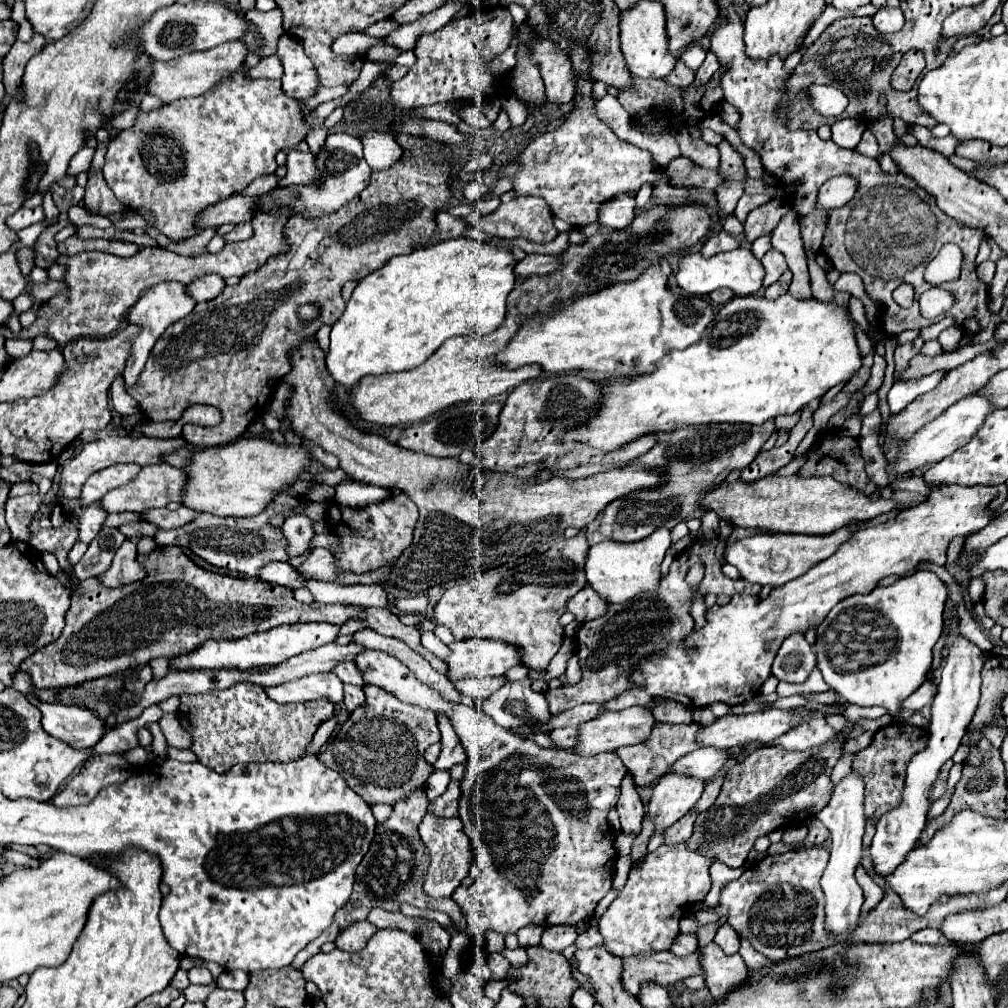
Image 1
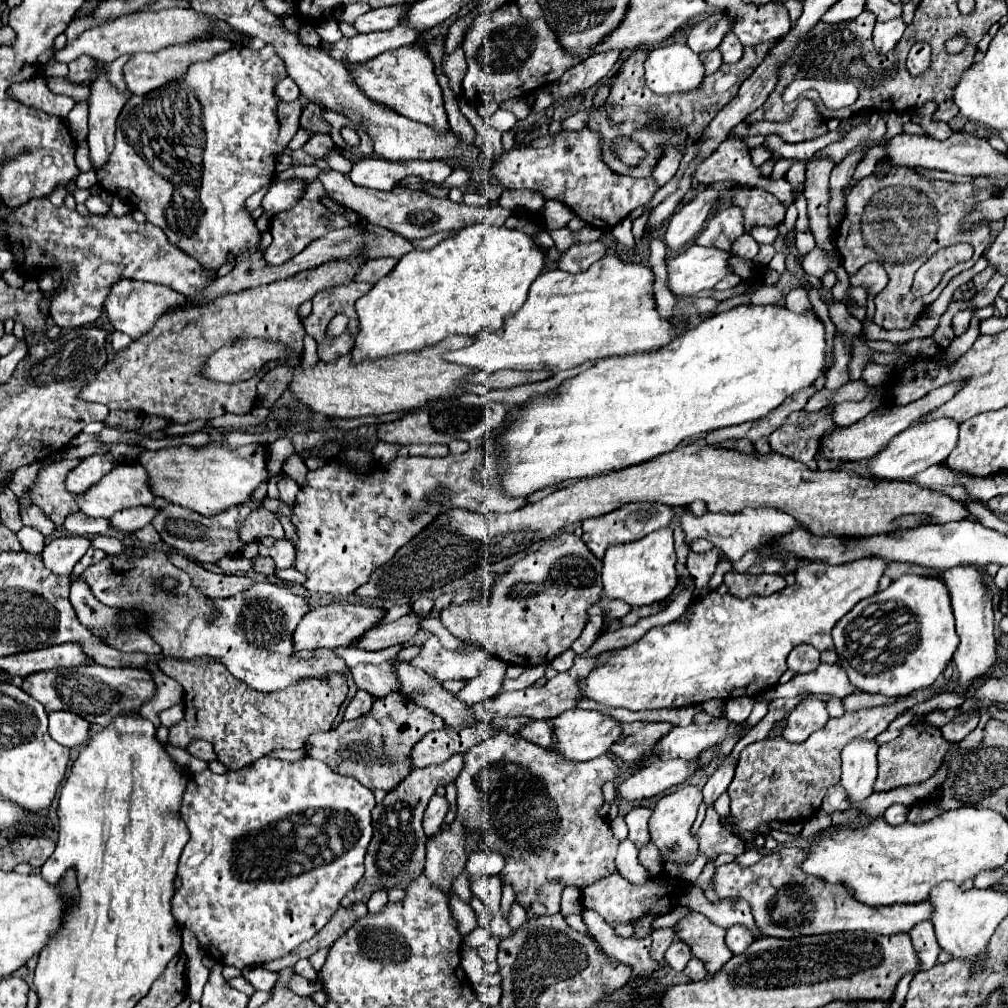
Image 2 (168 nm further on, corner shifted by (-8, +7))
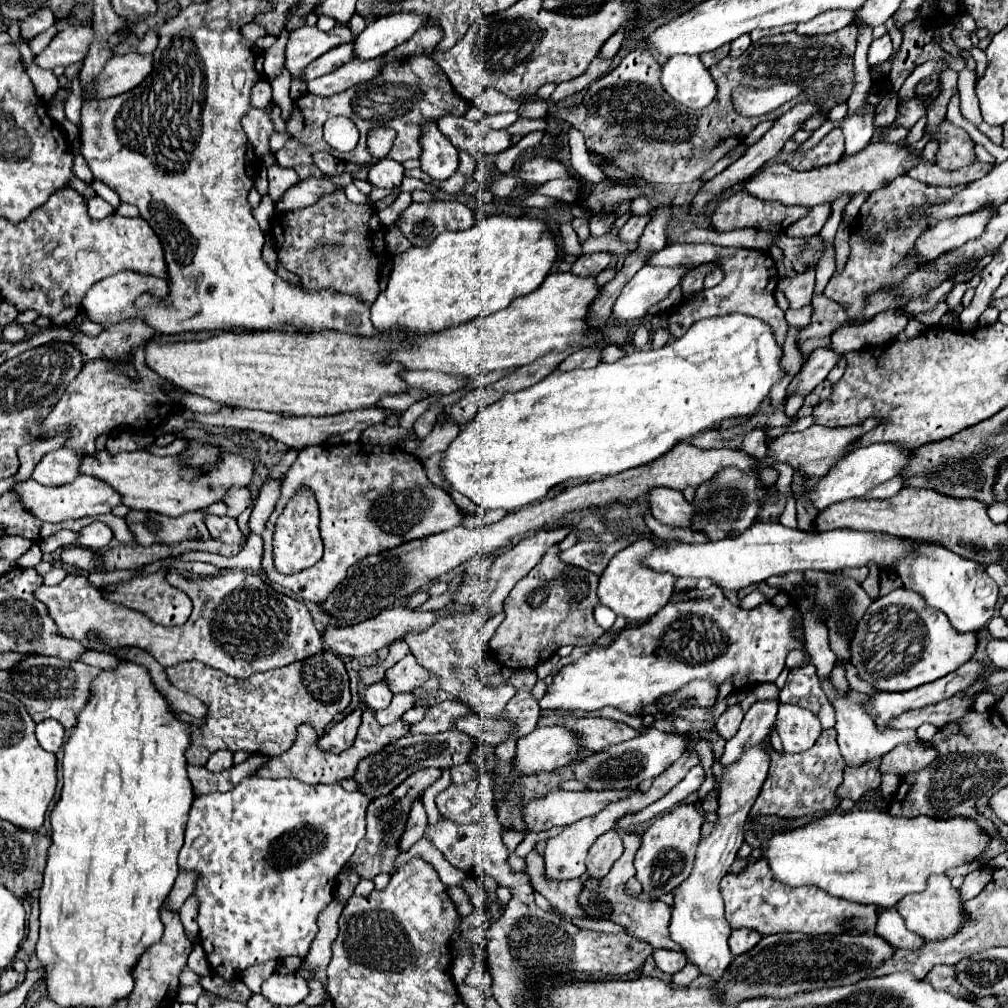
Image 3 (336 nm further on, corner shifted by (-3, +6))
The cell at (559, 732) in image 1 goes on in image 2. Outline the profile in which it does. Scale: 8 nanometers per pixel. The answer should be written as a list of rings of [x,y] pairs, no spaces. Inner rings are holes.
[[[532,721],[520,729],[520,735],[536,745],[548,747],[552,743],[552,725],[548,721]]]

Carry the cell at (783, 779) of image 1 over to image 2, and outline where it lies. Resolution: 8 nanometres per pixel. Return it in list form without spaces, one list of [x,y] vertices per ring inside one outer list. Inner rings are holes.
[[[920,689],[914,695],[888,707],[844,713],[838,719],[830,719],[824,729],[812,733],[802,743],[788,743],[786,739],[776,737],[748,745],[740,753],[734,779],[728,785],[730,815],[726,817],[724,827],[740,837],[748,847],[752,847],[756,829],[760,825],[768,825],[770,821],[806,823],[820,809],[826,791],[840,781],[840,753],[844,745],[856,737],[864,737],[866,741],[878,737],[894,717],[906,709],[912,709],[916,703],[926,701],[928,697],[932,697],[932,693]]]

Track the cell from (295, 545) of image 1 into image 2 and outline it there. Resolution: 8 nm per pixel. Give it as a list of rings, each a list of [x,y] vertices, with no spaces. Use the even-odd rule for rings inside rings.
[[[260,509],[260,511],[254,511],[242,525],[240,529],[240,537],[242,541],[250,543],[250,541],[260,541],[262,537],[276,537],[280,539],[280,535],[284,535],[284,529],[282,529],[282,523],[278,519],[276,513],[272,511],[266,511],[266,509]]]

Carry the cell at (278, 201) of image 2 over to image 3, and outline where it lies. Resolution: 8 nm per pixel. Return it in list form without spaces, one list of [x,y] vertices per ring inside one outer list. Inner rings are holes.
[[[307,178],[303,182],[299,182],[297,186],[293,186],[291,190],[287,190],[283,194],[283,198],[279,202],[275,202],[275,208],[281,212],[289,212],[289,210],[297,210],[297,208],[305,208],[315,204],[323,194],[331,194],[331,190],[339,190],[339,186],[335,186],[329,180],[317,180],[317,178]]]

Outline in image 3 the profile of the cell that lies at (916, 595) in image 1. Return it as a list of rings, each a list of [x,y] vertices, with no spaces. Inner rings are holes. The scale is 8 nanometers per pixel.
[[[897,588],[879,598],[859,624],[859,630],[851,640],[851,664],[857,668],[859,678],[871,682],[877,690],[905,692],[957,670],[963,662],[971,660],[975,648],[977,632],[959,634],[941,610],[927,606],[913,590]]]

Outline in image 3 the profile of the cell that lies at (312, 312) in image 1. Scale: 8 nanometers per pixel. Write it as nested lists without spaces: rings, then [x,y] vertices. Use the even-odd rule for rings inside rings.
[[[343,190],[323,196],[313,206],[283,214],[271,230],[279,262],[301,278],[303,288],[333,288],[343,294],[355,294],[367,304],[373,304],[379,294],[381,266],[387,258],[385,232],[387,228],[381,228],[377,212],[371,206],[353,204]]]

